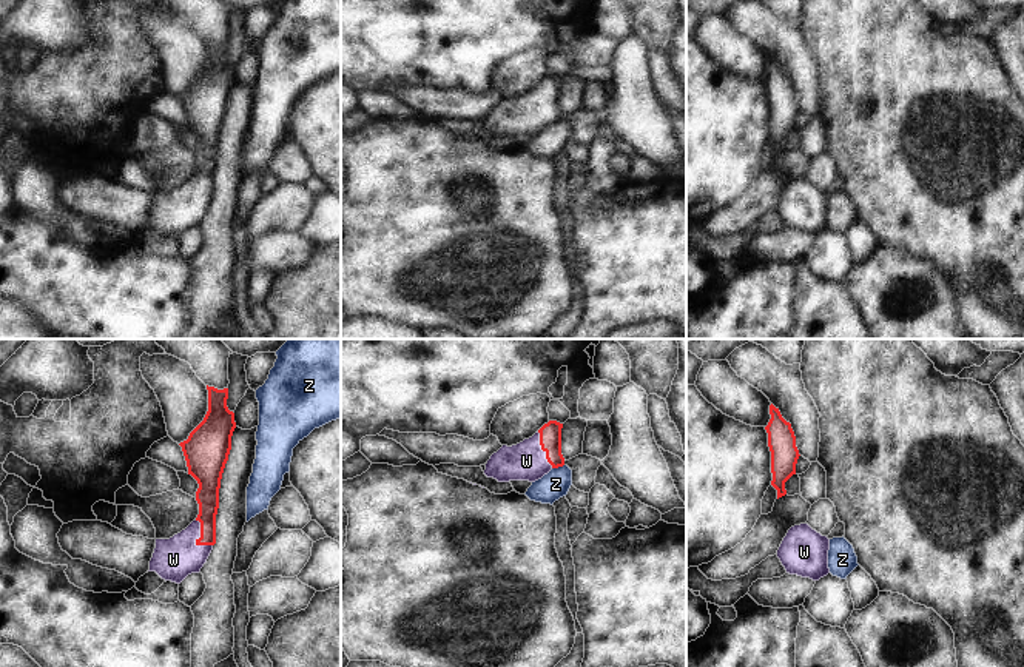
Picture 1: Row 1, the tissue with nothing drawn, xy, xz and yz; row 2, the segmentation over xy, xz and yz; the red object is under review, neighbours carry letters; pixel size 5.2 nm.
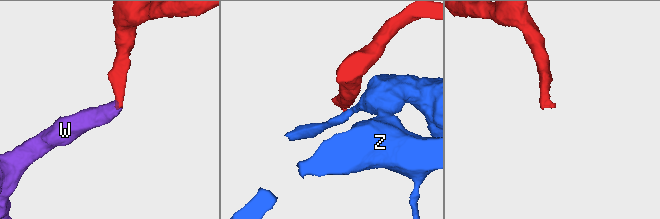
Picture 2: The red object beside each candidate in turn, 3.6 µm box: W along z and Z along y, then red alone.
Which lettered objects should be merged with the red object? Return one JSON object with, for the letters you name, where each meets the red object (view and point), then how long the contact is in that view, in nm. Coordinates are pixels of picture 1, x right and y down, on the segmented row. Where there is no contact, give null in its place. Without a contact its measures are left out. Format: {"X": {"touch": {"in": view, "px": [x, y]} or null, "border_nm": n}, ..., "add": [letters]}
{"W": {"touch": {"in": "xy", "px": [198, 539]}, "border_nm": 170}, "add": ["W"]}

